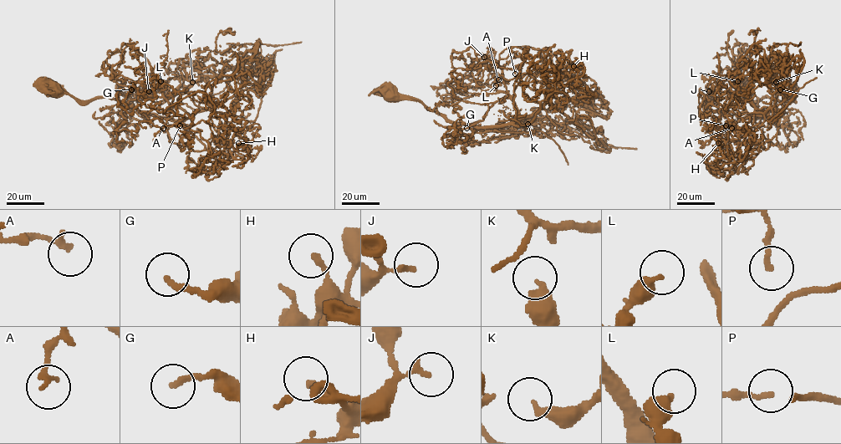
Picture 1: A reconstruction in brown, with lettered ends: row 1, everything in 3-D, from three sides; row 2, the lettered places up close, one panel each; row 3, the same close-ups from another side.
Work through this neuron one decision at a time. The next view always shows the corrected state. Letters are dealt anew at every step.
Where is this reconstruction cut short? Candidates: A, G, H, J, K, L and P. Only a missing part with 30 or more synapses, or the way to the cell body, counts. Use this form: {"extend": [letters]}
{"extend": []}

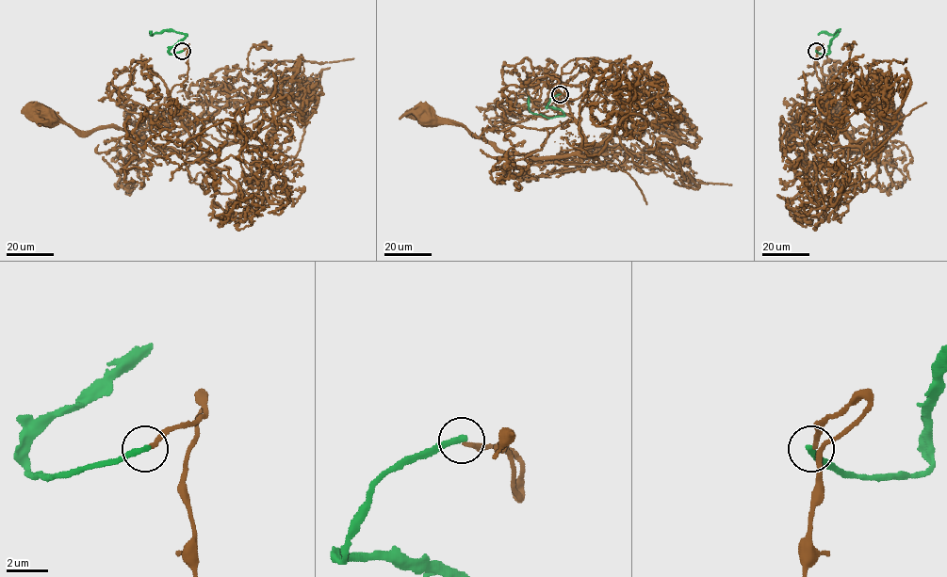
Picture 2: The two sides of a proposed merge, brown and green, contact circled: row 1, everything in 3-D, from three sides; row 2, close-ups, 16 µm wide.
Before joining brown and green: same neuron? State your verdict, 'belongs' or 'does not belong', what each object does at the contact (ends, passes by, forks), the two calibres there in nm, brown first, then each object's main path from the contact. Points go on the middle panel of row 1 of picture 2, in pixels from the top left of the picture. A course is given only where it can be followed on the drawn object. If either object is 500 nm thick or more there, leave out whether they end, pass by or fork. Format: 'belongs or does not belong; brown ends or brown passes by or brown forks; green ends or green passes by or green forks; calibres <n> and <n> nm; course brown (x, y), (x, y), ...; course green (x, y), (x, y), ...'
does not belong; brown ends; green ends; calibres 240 and 320 nm; course brown (560, 94), (566, 100), (566, 93), (548, 107), (575, 120), (585, 147), (546, 157), (497, 150), (427, 114); course green (560, 94), (550, 100), (546, 107), (559, 109), (563, 115), (550, 117), (532, 114), (529, 96)

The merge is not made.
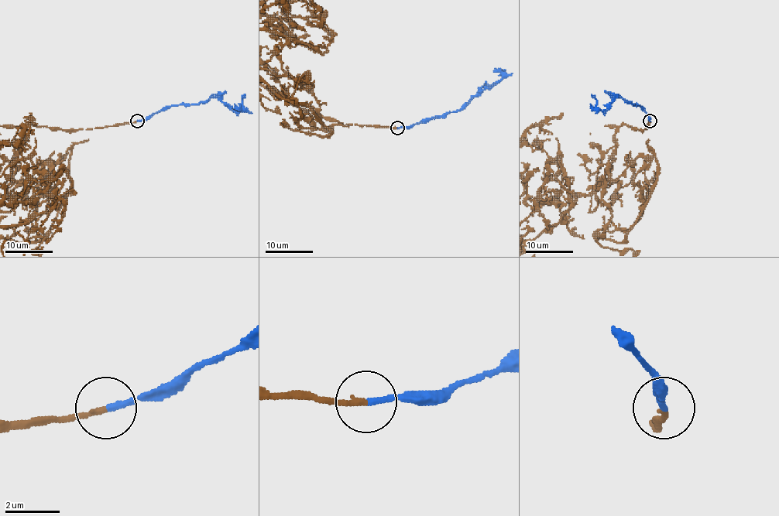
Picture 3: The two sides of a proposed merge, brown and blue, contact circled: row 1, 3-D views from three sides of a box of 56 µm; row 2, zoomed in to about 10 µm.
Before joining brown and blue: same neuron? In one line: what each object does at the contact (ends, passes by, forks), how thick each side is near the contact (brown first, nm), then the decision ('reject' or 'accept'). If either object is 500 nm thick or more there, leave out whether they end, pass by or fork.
brown ends | blue ends | 200/200 nm | accept

